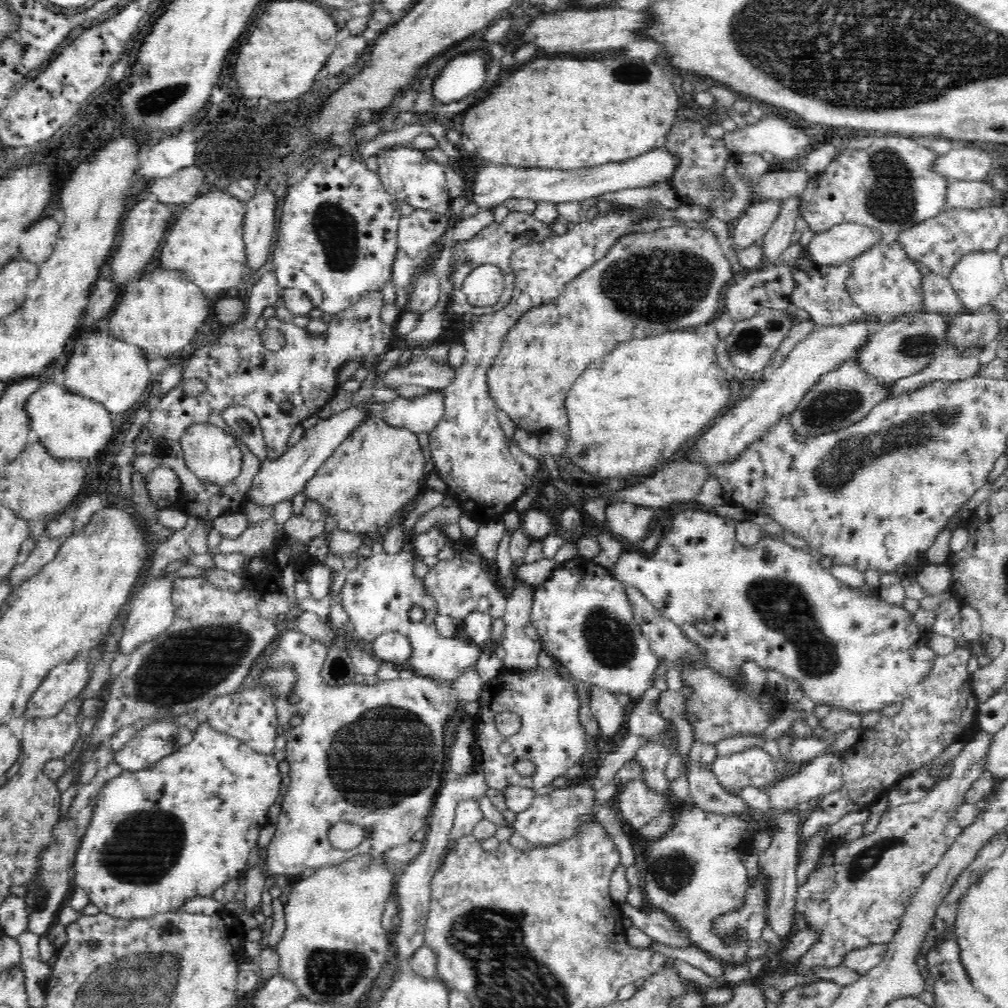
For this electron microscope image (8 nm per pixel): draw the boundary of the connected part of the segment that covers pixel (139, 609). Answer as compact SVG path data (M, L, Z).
M172 572L170 578L154 578L147 582L139 592L136 598L126 605L128 615L123 622L122 630L120 630L120 638L116 640L116 652L120 656L128 656L142 644L150 642L155 636L162 634L173 621L173 606L170 601L171 584L176 579L176 574Z

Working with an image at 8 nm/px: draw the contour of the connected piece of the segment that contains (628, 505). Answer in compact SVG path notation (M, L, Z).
M611 502L606 506L605 527L613 534L620 535L630 543L641 544L646 538L650 522L654 518L654 508L632 504L631 502Z

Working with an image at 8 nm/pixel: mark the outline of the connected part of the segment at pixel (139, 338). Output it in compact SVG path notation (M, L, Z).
M156 268L152 274L142 275L136 280L125 283L125 286L122 300L116 304L116 308L111 312L110 320L105 322L102 328L115 340L140 349L146 362L152 362L160 356L177 354L180 349L190 345L192 339L195 338L198 326L207 318L214 304L214 300L204 299L200 289L176 271Z

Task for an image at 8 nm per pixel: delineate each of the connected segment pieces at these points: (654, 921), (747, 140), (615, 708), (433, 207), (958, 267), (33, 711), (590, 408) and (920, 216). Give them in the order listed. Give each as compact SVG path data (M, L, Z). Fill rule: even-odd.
M646 901L643 908L633 908L628 903L620 904L621 914L633 921L633 925L647 934L656 946L668 948L700 948L690 933L686 931L670 912L653 907Z
M764 116L754 127L747 127L745 130L738 128L734 131L726 131L722 139L733 154L740 155L749 150L761 153L768 151L774 154L774 158L778 158L778 160L802 157L811 148L808 136L804 136L798 127L777 116L768 116L768 118Z
M592 683L588 706L598 721L602 734L614 737L622 732L623 720L626 716L624 706L608 689Z
M410 144L397 145L396 148L383 148L377 154L377 175L389 192L400 203L410 204L412 208L430 210L443 215L448 215L452 199L448 195L444 166L430 159L425 151L416 149Z
M996 250L965 254L947 274L955 296L966 311L976 311L991 305L1006 284Z
M88 658L51 668L28 697L20 717L26 721L58 714L66 703L75 699L88 686L91 672Z
M694 328L623 341L613 349L590 362L574 379L563 404L568 434L562 458L594 478L632 478L640 472L656 470L690 438L698 437L732 400L732 371L717 361L716 346L696 334Z
M886 136L886 138L876 138L870 146L866 148L858 148L858 150L852 150L848 152L847 149L842 147L840 142L836 142L836 157L833 158L832 162L826 167L826 170L822 174L810 176L807 181L806 188L800 196L800 214L802 218L808 223L808 226L813 232L819 233L825 231L827 228L834 226L835 224L841 222L849 223L860 223L870 226L880 231L885 237L891 238L900 231L906 230L911 226L917 225L918 223L924 222L930 218L934 218L937 214L940 214L945 209L946 204L946 192L949 184L949 179L946 178L942 173L939 173L936 168L934 168L934 162L938 160L938 152L931 150L926 144L918 144L910 138L900 138L900 136Z

